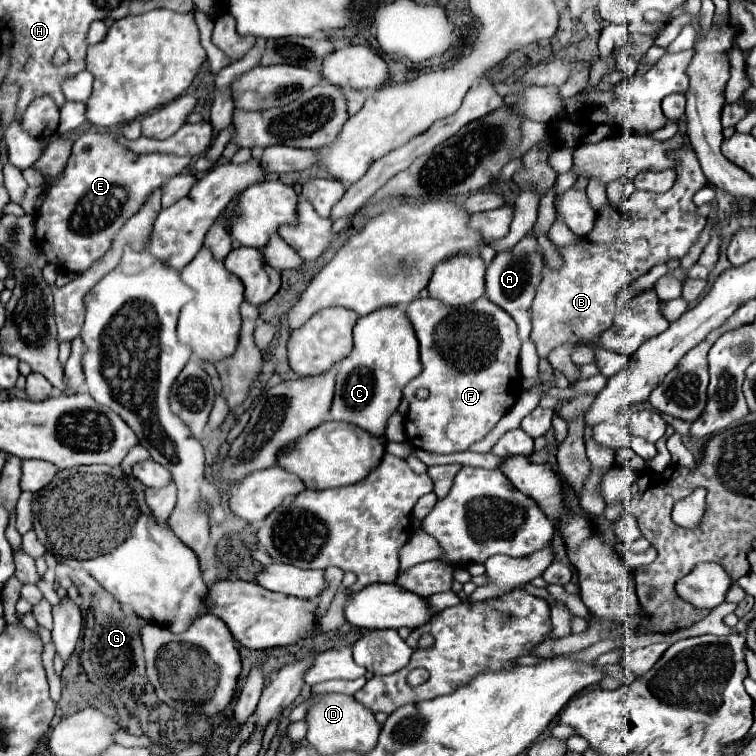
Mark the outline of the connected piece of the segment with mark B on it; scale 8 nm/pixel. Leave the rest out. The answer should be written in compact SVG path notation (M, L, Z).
M690 144L676 148L672 152L672 158L676 160L676 182L668 192L656 194L656 192L636 190L624 206L624 208L628 208L628 224L626 224L626 220L622 220L622 214L618 212L618 208L608 204L598 214L596 226L586 238L578 240L572 246L560 248L562 258L564 258L564 268L560 268L560 270L552 270L550 266L544 268L542 282L540 282L536 298L532 302L532 334L530 334L540 358L546 358L556 346L560 346L564 342L572 342L578 338L586 344L592 336L598 336L604 330L608 330L608 326L612 326L612 322L614 322L616 296L622 290L622 286L640 278L656 264L668 262L670 258L684 258L686 252L690 250L690 246L698 240L698 234L706 226L706 218L700 218L696 214L696 204L692 202L692 196L700 188L706 186L706 178L698 164L696 152L692 150Z

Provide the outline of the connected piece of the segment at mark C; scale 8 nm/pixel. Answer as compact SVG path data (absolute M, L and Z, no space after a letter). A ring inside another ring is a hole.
M384 306L384 310L360 316L354 326L352 354L338 368L330 420L350 422L372 434L384 434L388 416L402 400L402 388L420 372L418 338L402 308Z

